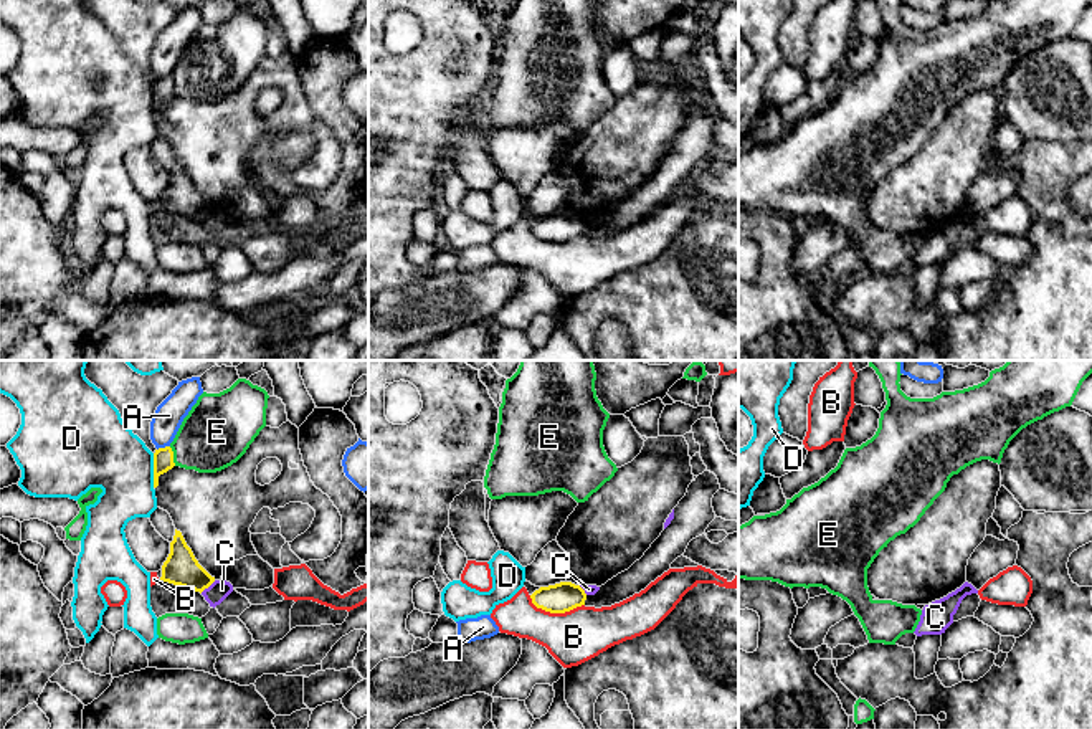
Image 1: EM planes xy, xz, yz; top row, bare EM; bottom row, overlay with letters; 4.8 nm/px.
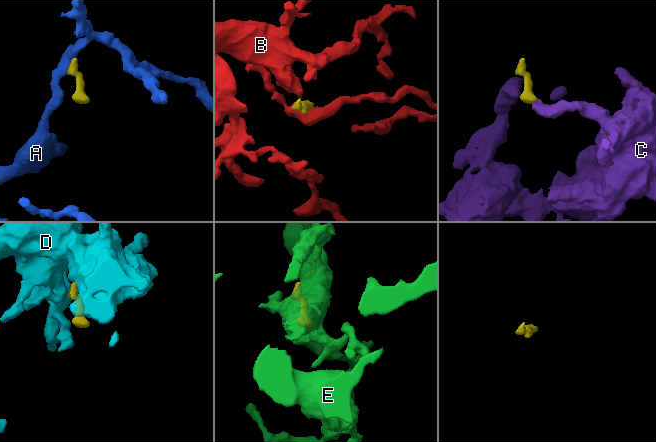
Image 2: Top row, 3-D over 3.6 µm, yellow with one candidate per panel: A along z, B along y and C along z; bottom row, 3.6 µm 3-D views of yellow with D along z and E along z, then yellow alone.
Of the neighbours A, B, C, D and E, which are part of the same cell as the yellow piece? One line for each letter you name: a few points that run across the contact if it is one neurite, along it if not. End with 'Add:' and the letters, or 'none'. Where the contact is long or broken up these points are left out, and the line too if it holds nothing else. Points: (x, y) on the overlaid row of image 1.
Add: B

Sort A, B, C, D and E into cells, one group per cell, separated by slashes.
A / B / C / D / E

